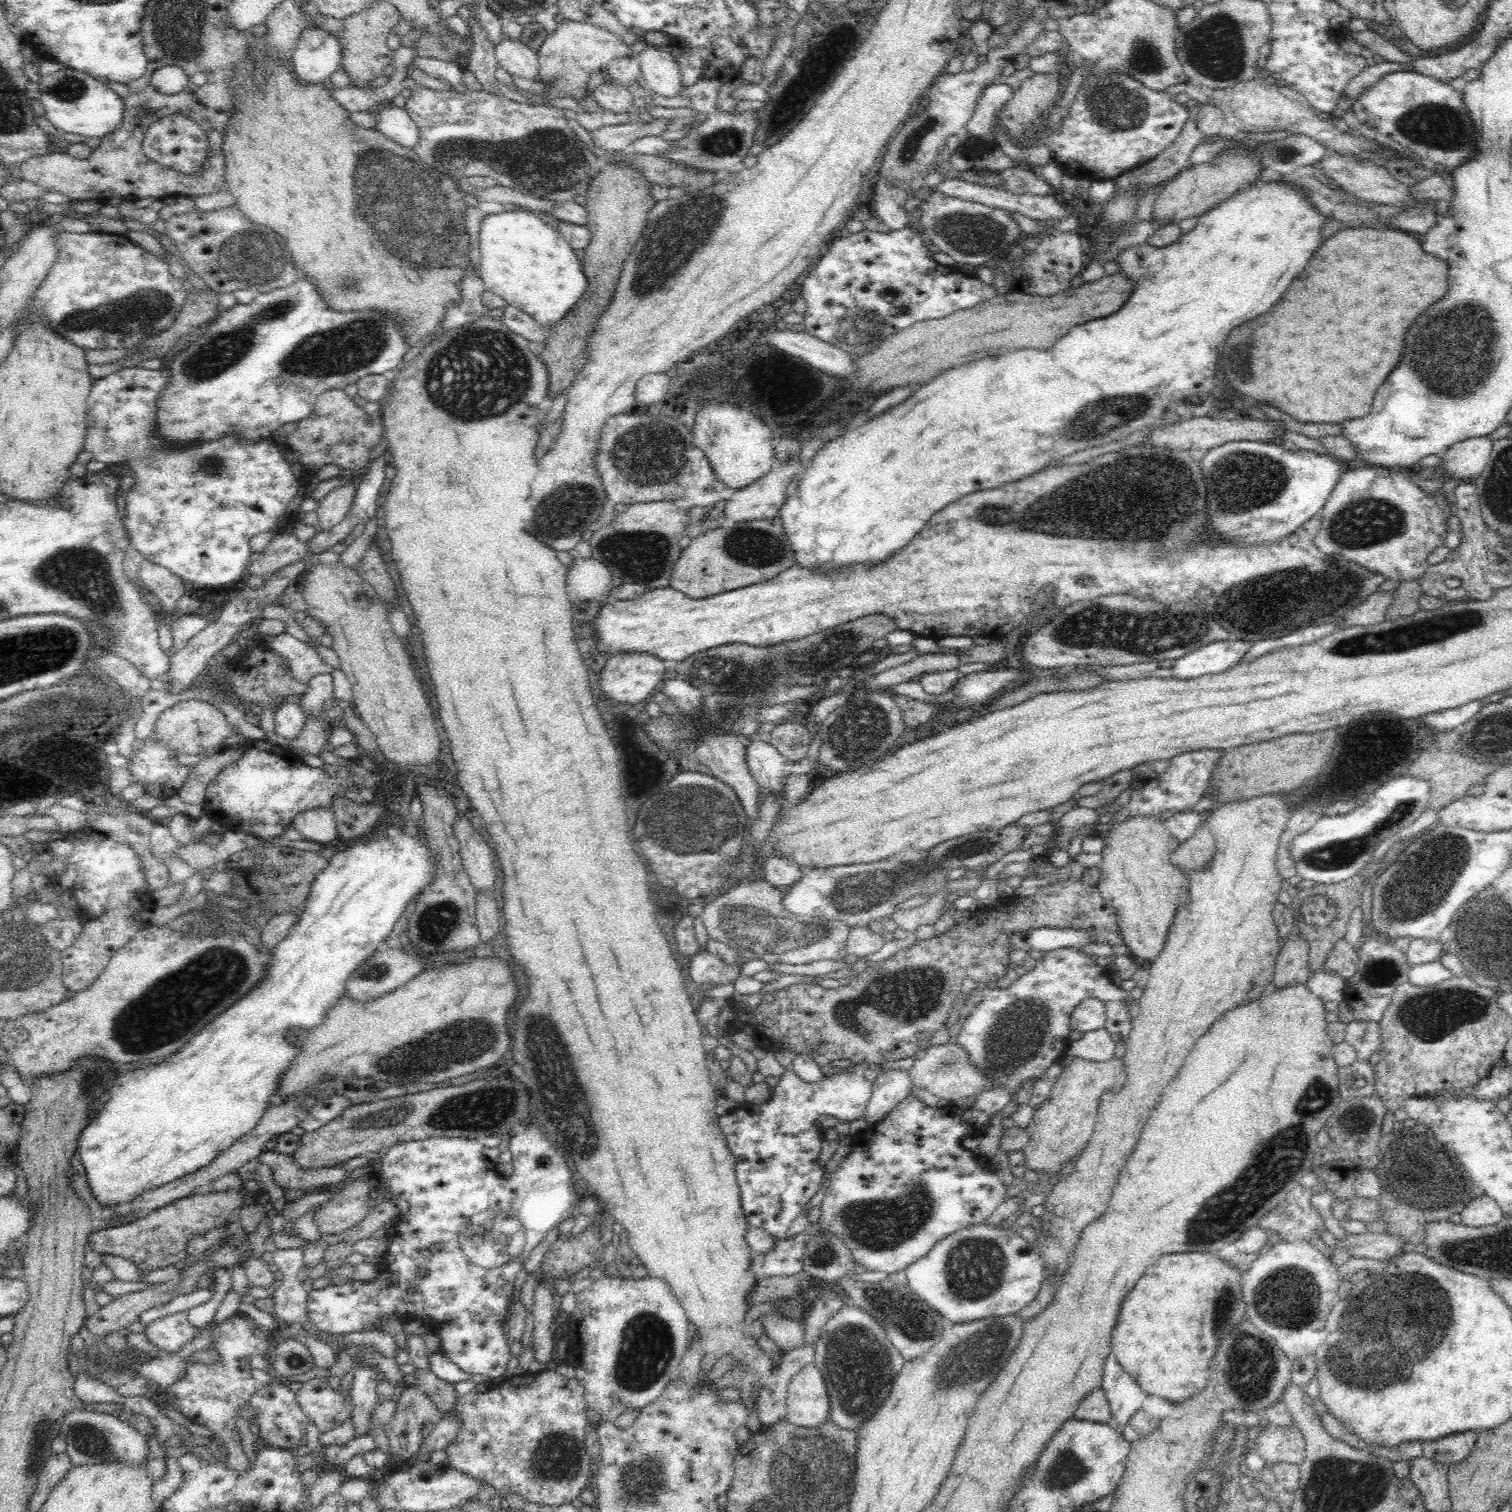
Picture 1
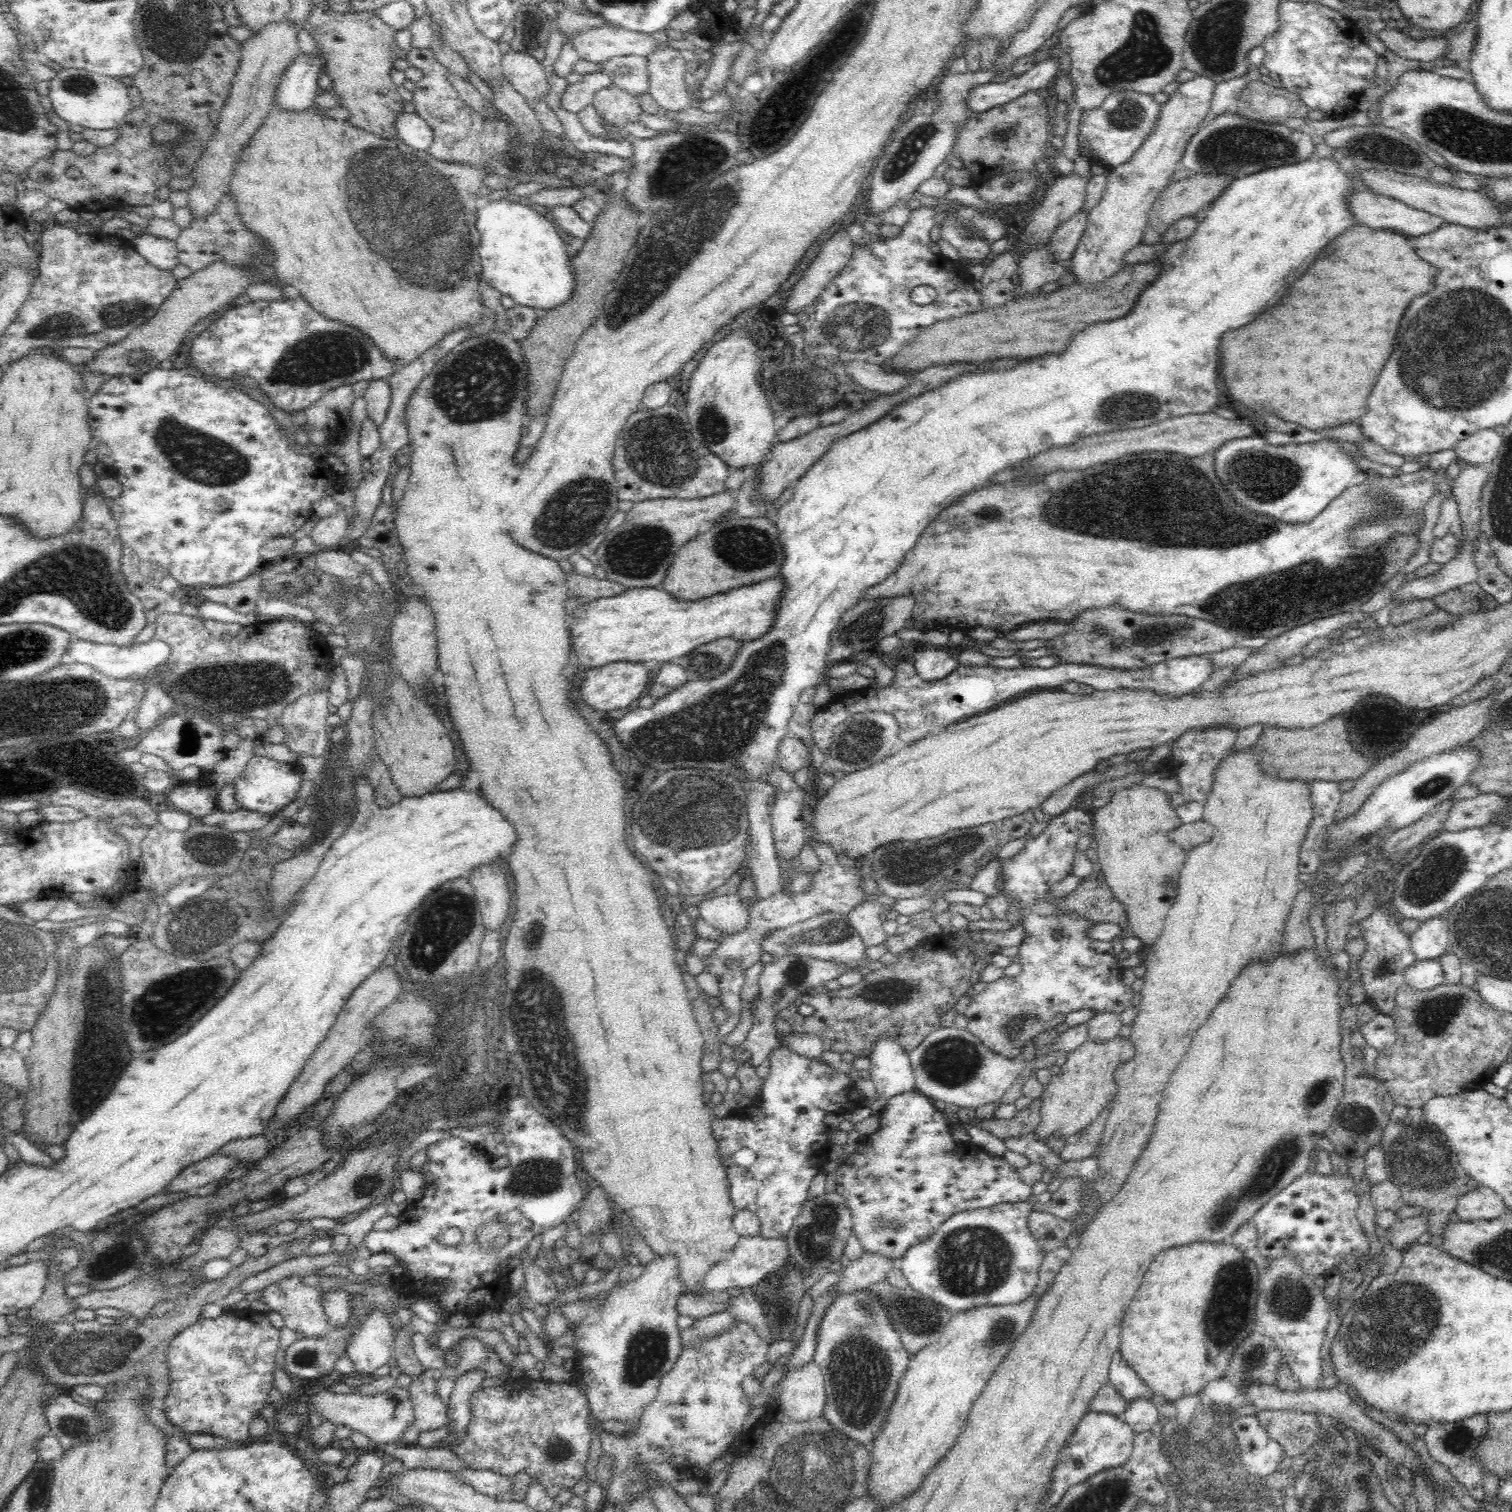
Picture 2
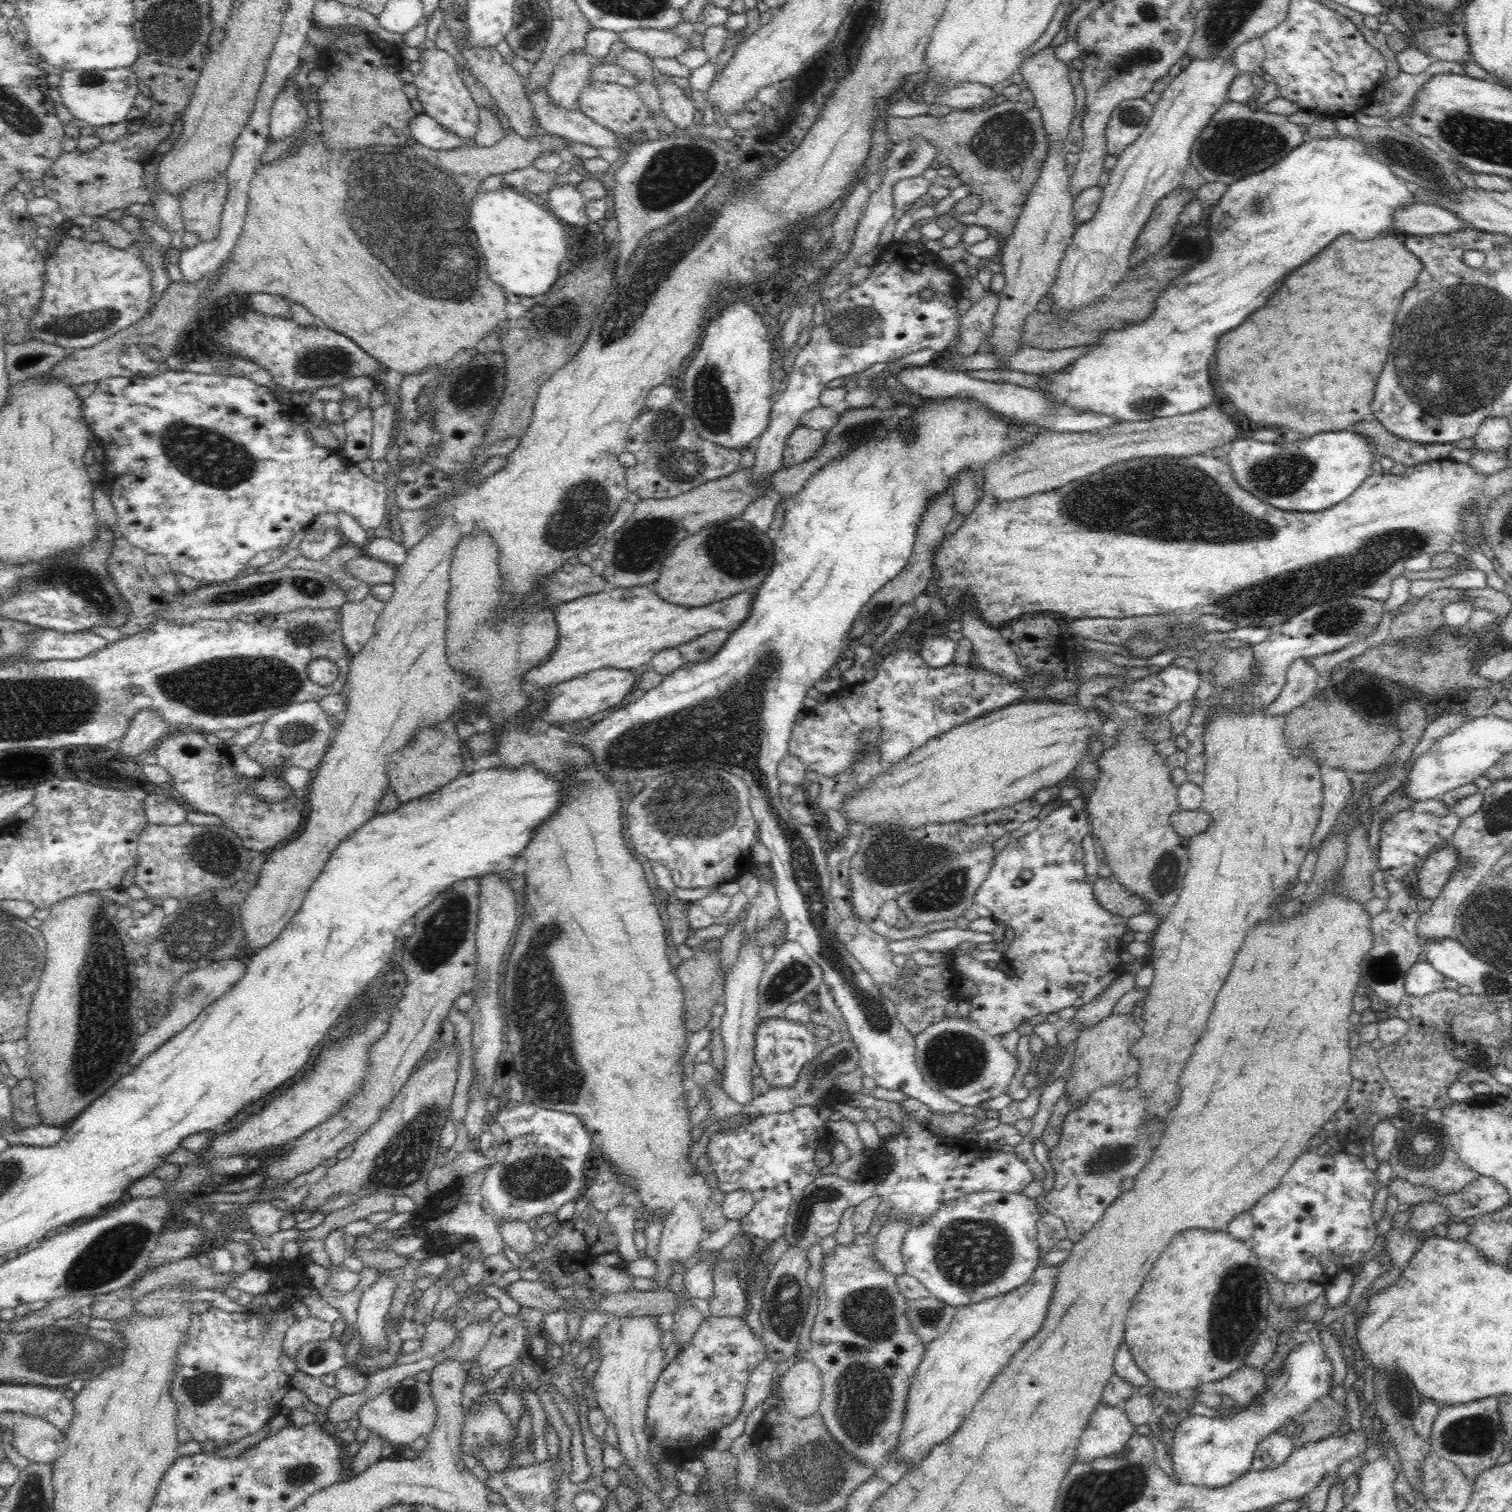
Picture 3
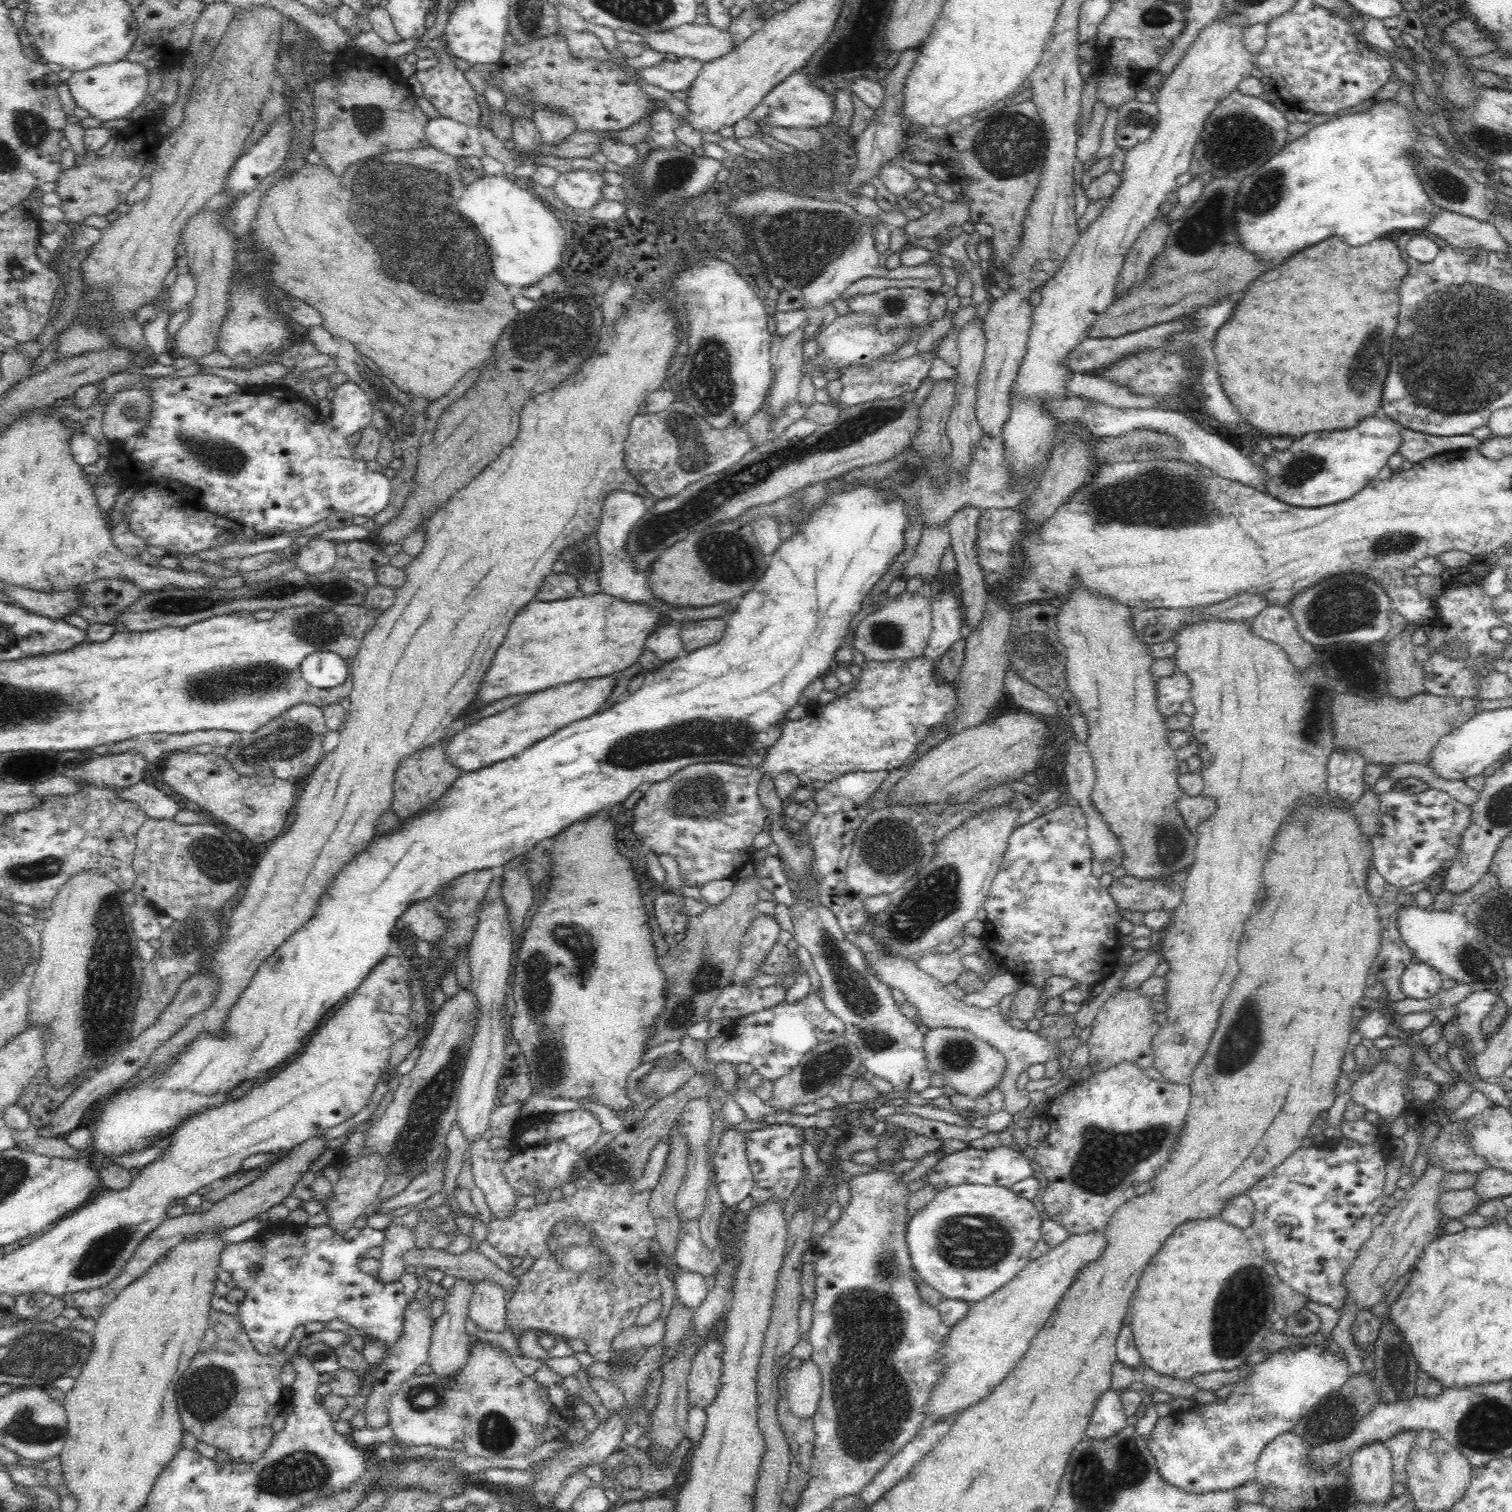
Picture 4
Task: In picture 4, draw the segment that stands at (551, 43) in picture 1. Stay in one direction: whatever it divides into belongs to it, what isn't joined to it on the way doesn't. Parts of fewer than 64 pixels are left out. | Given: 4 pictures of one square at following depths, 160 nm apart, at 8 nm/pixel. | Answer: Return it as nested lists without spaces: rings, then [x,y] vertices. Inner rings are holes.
[[[694,22],[664,32],[648,33],[645,34],[644,44],[658,52],[672,52],[677,57],[686,56],[702,63],[724,56],[738,45],[727,29],[710,22]]]

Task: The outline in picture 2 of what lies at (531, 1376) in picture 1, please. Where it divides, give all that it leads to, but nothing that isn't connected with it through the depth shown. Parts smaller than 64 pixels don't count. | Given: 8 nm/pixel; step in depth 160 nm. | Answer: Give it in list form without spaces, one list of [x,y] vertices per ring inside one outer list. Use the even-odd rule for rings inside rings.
[[[560,1377],[553,1379],[508,1379],[505,1384],[494,1389],[482,1387],[471,1394],[471,1419],[462,1444],[445,1445],[455,1452],[468,1469],[488,1469],[514,1476],[517,1472],[528,1472],[531,1478],[538,1478],[551,1497],[556,1497],[560,1490],[572,1488],[578,1480],[586,1475],[586,1460],[590,1448],[590,1430],[588,1416],[591,1408],[584,1393],[576,1387],[574,1379]]]

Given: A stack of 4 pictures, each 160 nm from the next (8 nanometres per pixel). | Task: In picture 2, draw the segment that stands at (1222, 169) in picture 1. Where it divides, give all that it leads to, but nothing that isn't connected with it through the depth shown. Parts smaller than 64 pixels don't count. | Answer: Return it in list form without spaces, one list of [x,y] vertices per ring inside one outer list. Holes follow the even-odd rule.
[[[1195,174],[1170,183],[1153,203],[1148,216],[1147,226],[1144,229],[1141,244],[1156,244],[1162,236],[1177,220],[1184,216],[1201,215],[1207,207],[1216,199],[1227,185],[1232,181],[1232,176]]]

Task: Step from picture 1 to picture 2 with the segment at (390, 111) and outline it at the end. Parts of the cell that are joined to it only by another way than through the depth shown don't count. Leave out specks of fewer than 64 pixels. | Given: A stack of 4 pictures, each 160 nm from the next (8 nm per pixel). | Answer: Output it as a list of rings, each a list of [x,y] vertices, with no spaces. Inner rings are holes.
[[[402,112],[396,117],[398,138],[414,150],[427,151],[434,144],[434,131],[415,112]]]

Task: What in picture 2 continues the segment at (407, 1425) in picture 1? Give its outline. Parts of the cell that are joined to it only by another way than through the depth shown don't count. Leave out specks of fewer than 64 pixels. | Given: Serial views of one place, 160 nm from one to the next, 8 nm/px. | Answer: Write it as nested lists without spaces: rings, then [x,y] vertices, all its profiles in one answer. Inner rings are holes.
[[[426,1367],[418,1377],[413,1377],[408,1386],[414,1407],[414,1422],[400,1440],[403,1444],[416,1444],[418,1434],[424,1430],[437,1430],[447,1424],[447,1409],[436,1391],[436,1383],[442,1369]]]

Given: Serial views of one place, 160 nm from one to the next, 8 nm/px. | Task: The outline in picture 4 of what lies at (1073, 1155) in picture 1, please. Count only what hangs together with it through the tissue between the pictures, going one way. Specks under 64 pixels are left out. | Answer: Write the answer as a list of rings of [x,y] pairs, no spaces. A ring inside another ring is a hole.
[[[1120,986],[1098,1008],[1092,1025],[1092,1036],[1088,1038],[1090,1049],[1089,1064],[1094,1073],[1107,1070],[1120,1062],[1130,1062],[1140,1069],[1154,1068],[1154,1049],[1152,1040],[1162,1030],[1162,1025],[1153,1020],[1158,1013],[1152,1005],[1157,1001],[1155,996],[1148,996],[1139,991],[1139,986],[1123,988]]]

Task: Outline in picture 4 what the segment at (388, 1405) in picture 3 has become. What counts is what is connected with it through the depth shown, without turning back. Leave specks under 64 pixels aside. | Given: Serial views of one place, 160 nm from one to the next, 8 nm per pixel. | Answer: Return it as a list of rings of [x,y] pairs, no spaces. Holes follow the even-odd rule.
[[[492,1342],[474,1343],[469,1347],[468,1358],[464,1362],[464,1366],[460,1366],[460,1372],[456,1372],[452,1378],[441,1378],[434,1373],[412,1375],[406,1382],[401,1384],[395,1395],[389,1400],[389,1425],[394,1432],[393,1442],[399,1442],[405,1447],[420,1446],[430,1444],[430,1446],[438,1446],[440,1448],[448,1448],[452,1450],[461,1450],[468,1456],[477,1456],[478,1458],[514,1458],[514,1456],[525,1456],[531,1454],[538,1447],[542,1446],[546,1440],[542,1439],[551,1415],[554,1413],[555,1405],[549,1399],[548,1387],[536,1381],[534,1374],[526,1375],[520,1371],[510,1359],[507,1351]]]

